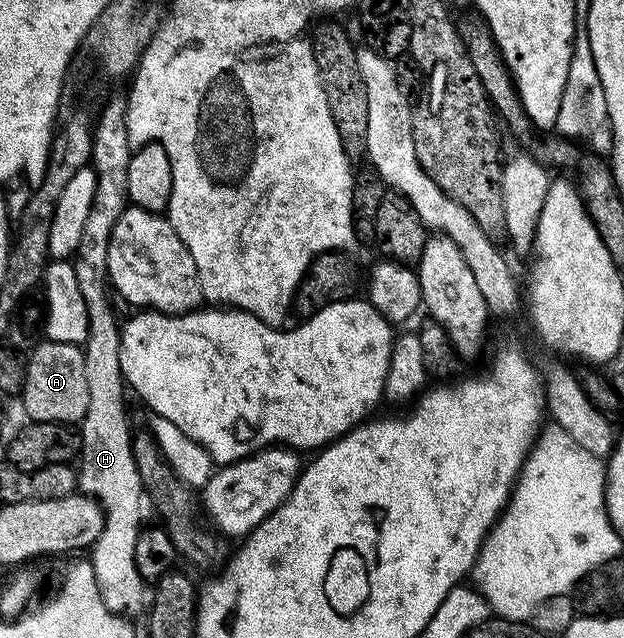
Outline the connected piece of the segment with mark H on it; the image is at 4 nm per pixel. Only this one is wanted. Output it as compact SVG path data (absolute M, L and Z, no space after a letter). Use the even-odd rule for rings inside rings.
M121 98L111 100L100 109L95 120L91 157L91 166L97 175L95 202L91 206L91 214L87 216L87 226L83 226L83 238L79 238L79 246L71 260L79 290L86 299L89 315L89 333L83 343L89 397L87 414L79 422L81 438L79 488L84 495L93 497L105 511L103 534L99 534L91 549L91 563L99 594L112 612L131 614L129 612L140 610L141 603L143 608L147 600L146 581L141 579L139 570L135 566L135 542L143 527L141 521L143 489L141 475L137 469L137 459L133 457L134 433L129 432L129 412L125 409L127 385L125 377L121 374L122 325L119 320L117 324L117 316L109 305L111 288L107 283L109 278L107 250L111 230L115 222L119 222L119 214L125 212L129 198L127 166L131 149L125 125L125 100Z

